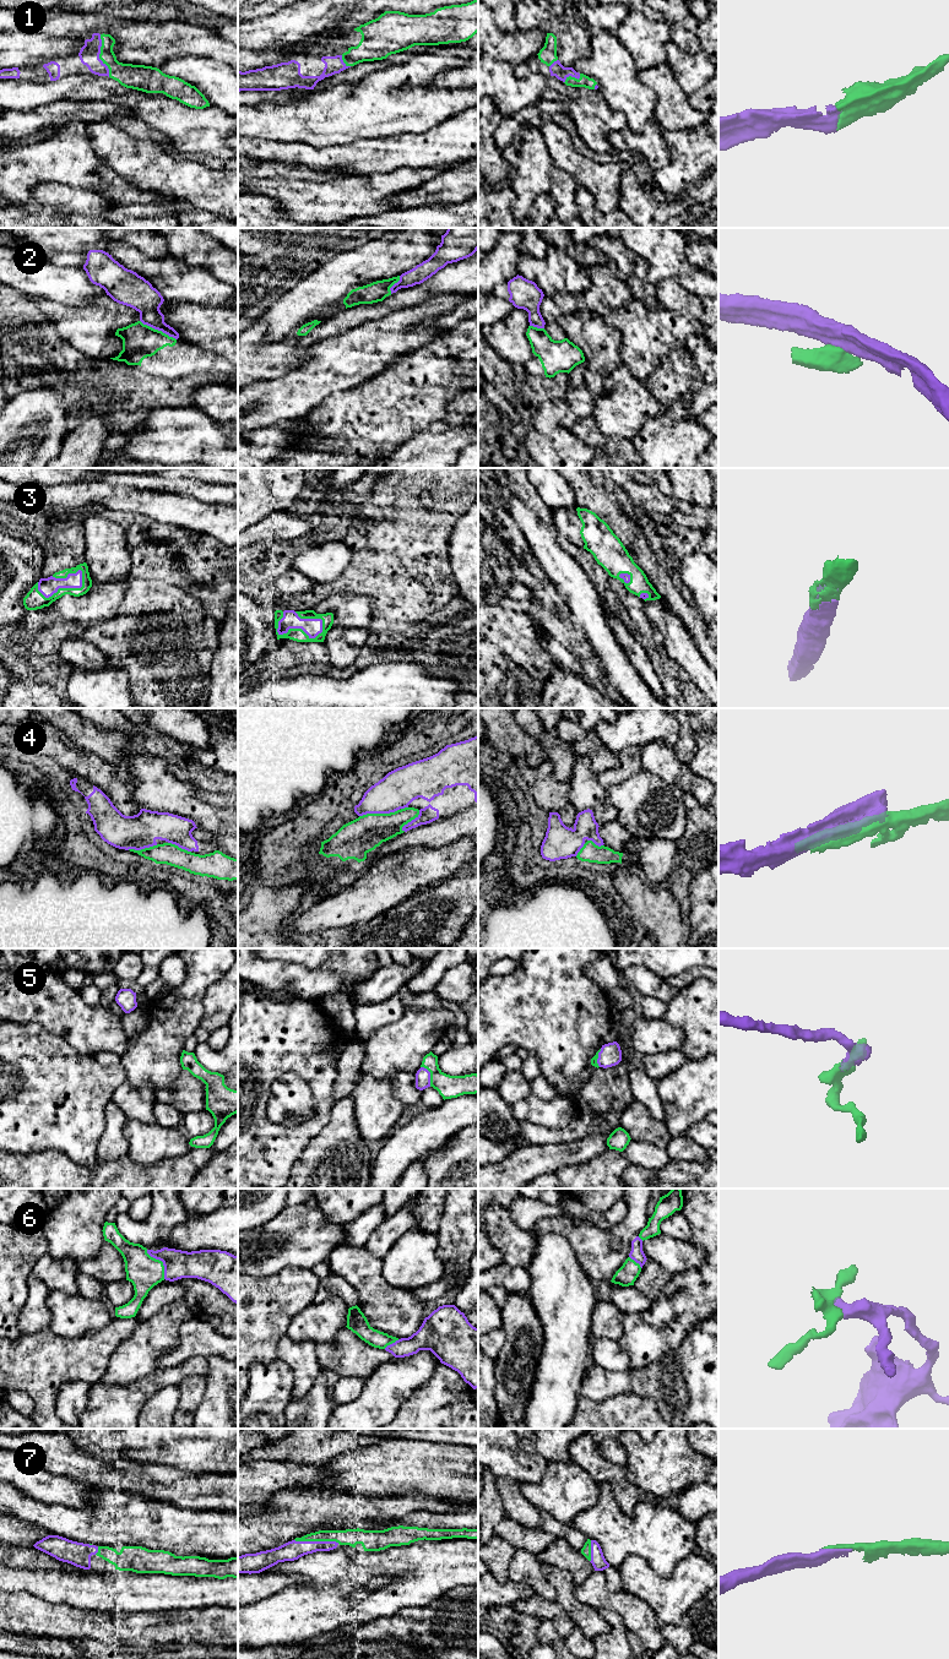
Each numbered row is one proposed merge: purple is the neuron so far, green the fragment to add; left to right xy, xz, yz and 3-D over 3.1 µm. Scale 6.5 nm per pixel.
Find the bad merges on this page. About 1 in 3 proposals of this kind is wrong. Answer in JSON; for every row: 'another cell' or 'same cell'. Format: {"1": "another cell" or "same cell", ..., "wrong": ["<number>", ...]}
{"1": "same cell", "2": "another cell", "3": "same cell", "4": "another cell", "5": "same cell", "6": "same cell", "7": "same cell", "wrong": ["2", "4"]}

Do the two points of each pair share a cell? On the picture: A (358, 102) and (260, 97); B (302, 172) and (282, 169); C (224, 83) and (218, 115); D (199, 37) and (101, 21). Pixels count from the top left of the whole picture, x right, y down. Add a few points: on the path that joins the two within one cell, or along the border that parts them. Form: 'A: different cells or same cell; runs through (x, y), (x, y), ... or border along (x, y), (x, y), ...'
A: different cells; border along (325, 88), (292, 102), (270, 102)
B: same cell; runs through (297, 170), (287, 170)
C: different cells; border along (210, 104), (217, 105), (224, 112)
D: same cell; runs through (174, 37), (133, 37), (125, 31)

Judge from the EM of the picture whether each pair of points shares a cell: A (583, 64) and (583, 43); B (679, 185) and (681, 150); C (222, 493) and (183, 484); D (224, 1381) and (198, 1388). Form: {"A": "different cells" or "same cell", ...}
{"A": "different cells", "B": "same cell", "C": "same cell", "D": "different cells"}

